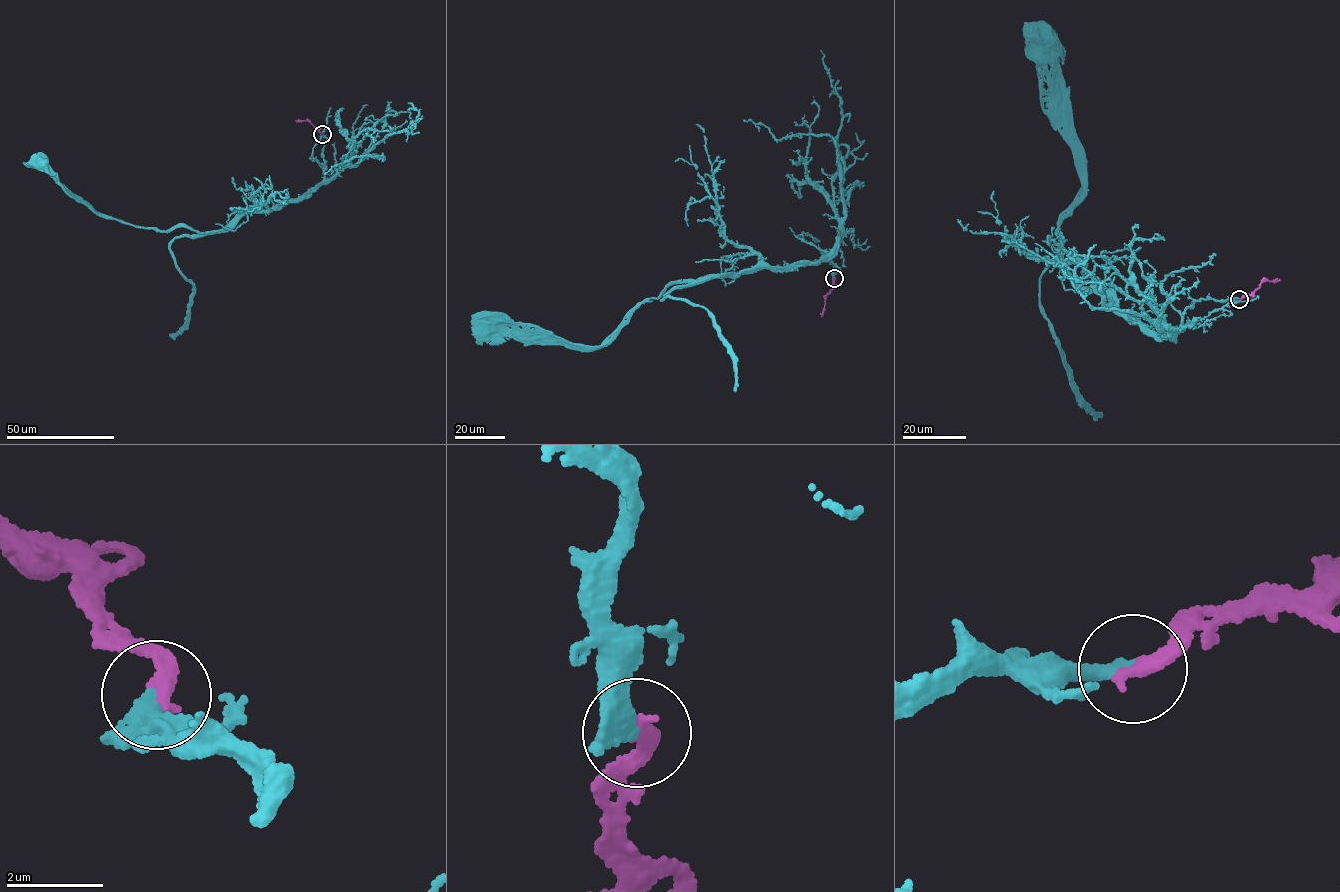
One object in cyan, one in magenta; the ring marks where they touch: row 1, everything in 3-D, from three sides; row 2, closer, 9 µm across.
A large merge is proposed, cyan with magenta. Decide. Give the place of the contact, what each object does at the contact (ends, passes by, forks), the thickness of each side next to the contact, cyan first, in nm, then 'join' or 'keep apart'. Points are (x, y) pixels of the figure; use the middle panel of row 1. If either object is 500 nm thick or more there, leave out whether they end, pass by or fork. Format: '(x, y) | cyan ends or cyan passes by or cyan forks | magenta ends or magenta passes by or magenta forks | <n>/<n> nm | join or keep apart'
(834, 278) | cyan ends | magenta ends | 340/300 nm | join

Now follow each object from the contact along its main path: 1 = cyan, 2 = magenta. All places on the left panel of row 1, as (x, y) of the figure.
1: (322, 135), (324, 176), (316, 187), (205, 233), (186, 226), (160, 232), (101, 217), (61, 186), (43, 161)
2: (322, 135), (308, 120), (295, 120)

